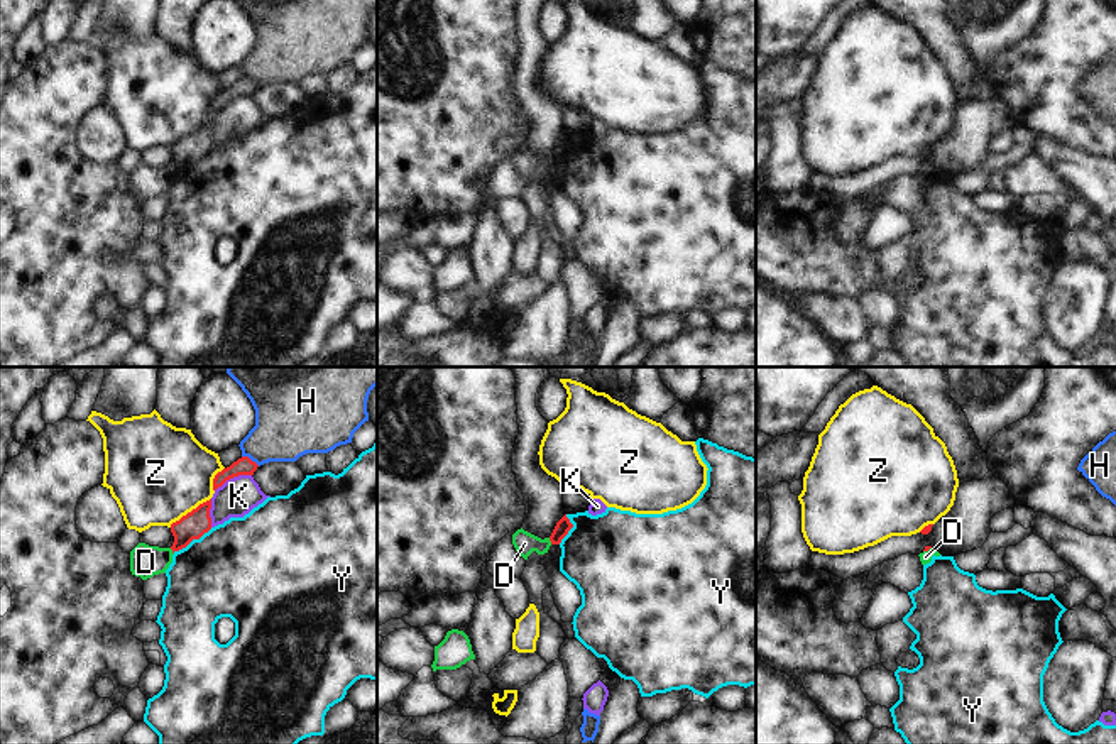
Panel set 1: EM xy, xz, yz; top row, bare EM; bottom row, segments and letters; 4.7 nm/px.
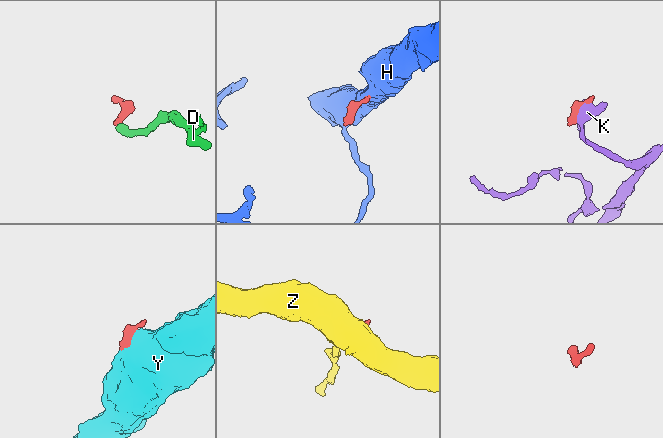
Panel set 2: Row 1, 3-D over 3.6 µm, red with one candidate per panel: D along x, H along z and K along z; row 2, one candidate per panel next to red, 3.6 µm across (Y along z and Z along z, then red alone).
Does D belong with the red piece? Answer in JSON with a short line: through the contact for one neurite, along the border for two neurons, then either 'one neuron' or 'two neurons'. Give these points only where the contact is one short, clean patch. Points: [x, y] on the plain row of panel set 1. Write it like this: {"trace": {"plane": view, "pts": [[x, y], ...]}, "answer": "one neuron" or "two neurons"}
{"trace": {"plane": "xz", "pts": [[548, 159], [552, 164]]}, "answer": "two neurons"}

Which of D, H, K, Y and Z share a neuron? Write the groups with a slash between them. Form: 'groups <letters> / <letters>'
groups D / H / K / Y / Z

